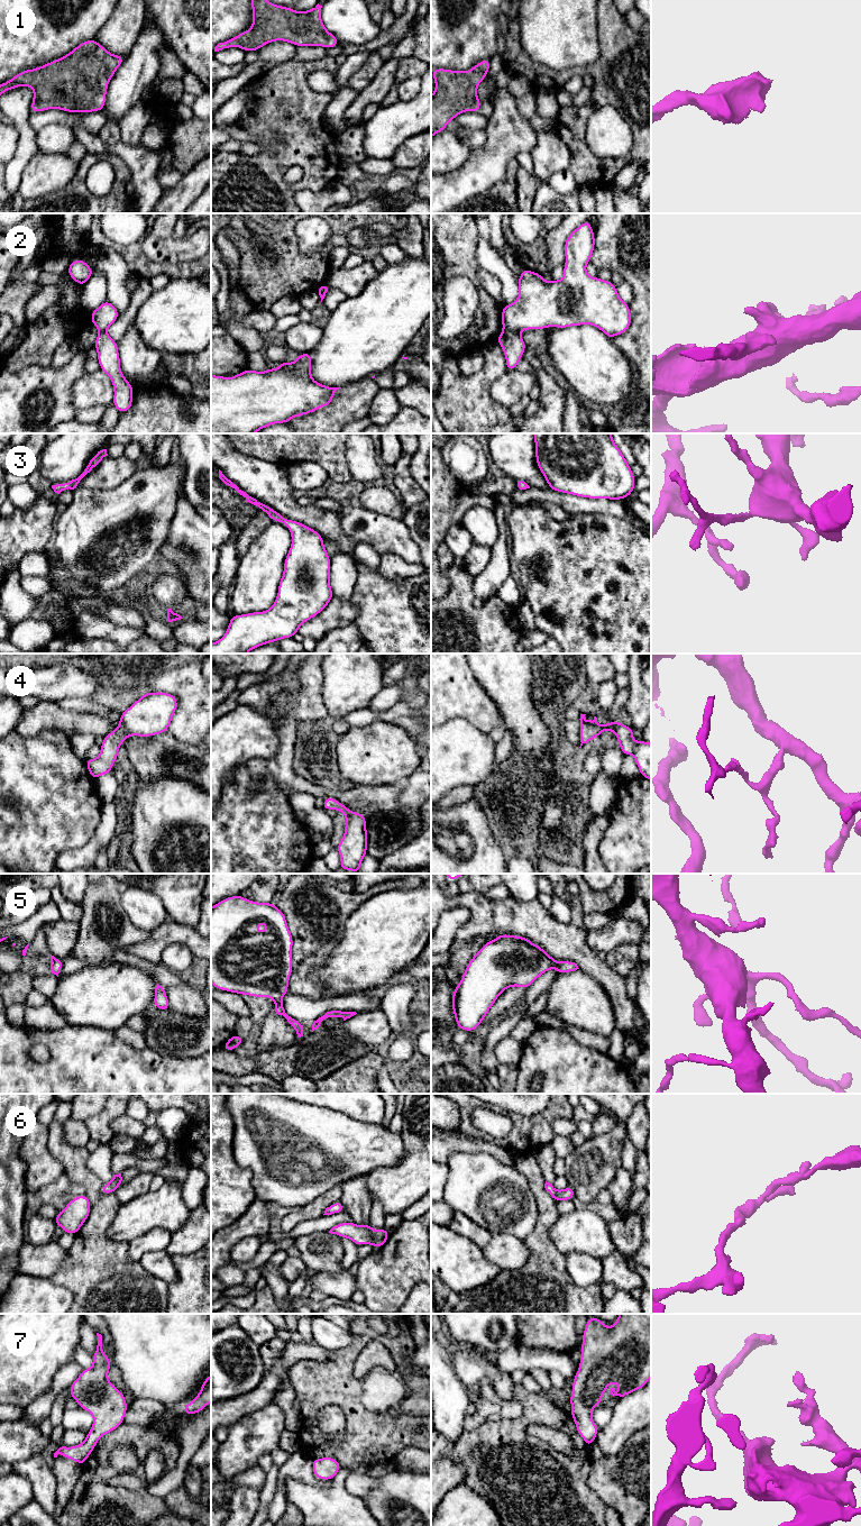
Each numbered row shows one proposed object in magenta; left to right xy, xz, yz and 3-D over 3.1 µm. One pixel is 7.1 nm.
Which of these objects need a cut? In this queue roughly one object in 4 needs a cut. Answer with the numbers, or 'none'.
2

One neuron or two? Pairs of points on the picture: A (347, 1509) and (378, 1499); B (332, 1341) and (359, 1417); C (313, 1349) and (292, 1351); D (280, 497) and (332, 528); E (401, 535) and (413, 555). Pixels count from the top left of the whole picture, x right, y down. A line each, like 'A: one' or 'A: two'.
A: two
B: two
C: one
D: one
E: one

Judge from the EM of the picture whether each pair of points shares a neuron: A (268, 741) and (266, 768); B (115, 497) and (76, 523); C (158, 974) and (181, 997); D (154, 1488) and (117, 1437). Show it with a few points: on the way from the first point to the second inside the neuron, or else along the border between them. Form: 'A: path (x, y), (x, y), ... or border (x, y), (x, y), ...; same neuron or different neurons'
A: border (278, 736), (278, 749), (272, 758), (245, 762); different neurons
B: path (106, 506), (89, 523), (85, 523); same neuron
C: border (183, 981), (168, 986), (165, 989); different neurons
D: border (145, 1488), (149, 1492), (163, 1498); different neurons

